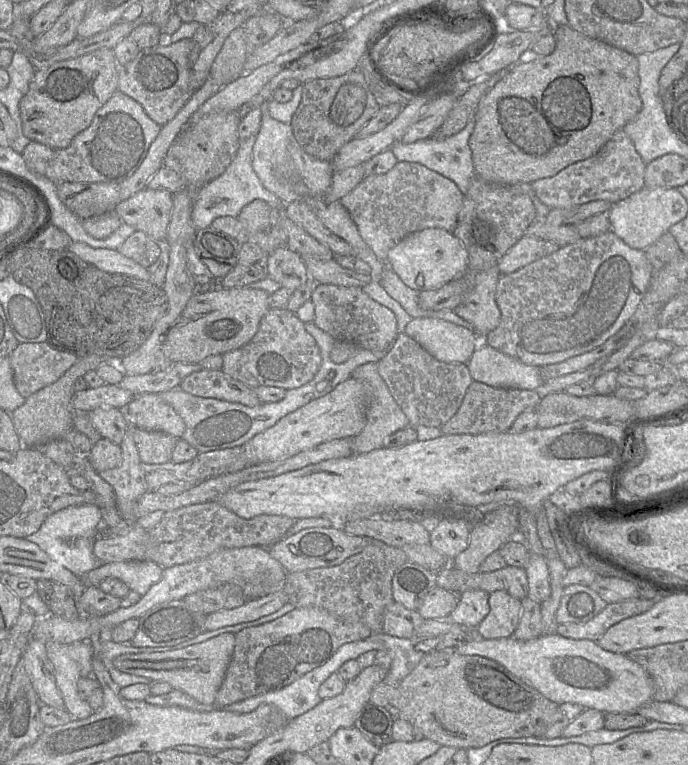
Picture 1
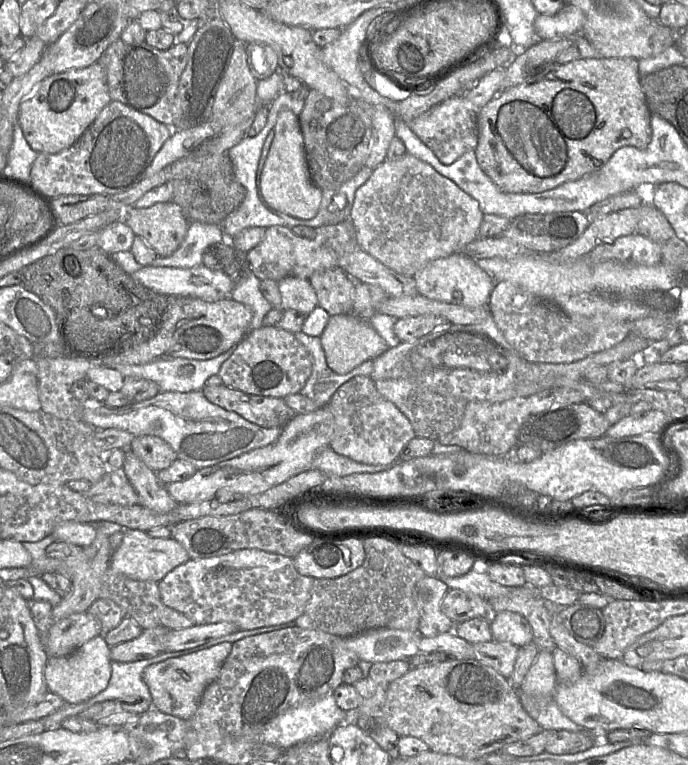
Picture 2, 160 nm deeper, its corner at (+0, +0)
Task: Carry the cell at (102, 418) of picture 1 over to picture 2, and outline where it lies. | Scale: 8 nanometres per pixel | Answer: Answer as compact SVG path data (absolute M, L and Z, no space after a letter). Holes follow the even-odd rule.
M123 450L125 457L122 468L138 496L138 503L157 513L171 512L178 503L168 494L166 485L158 480L156 472L149 469L132 451Z

